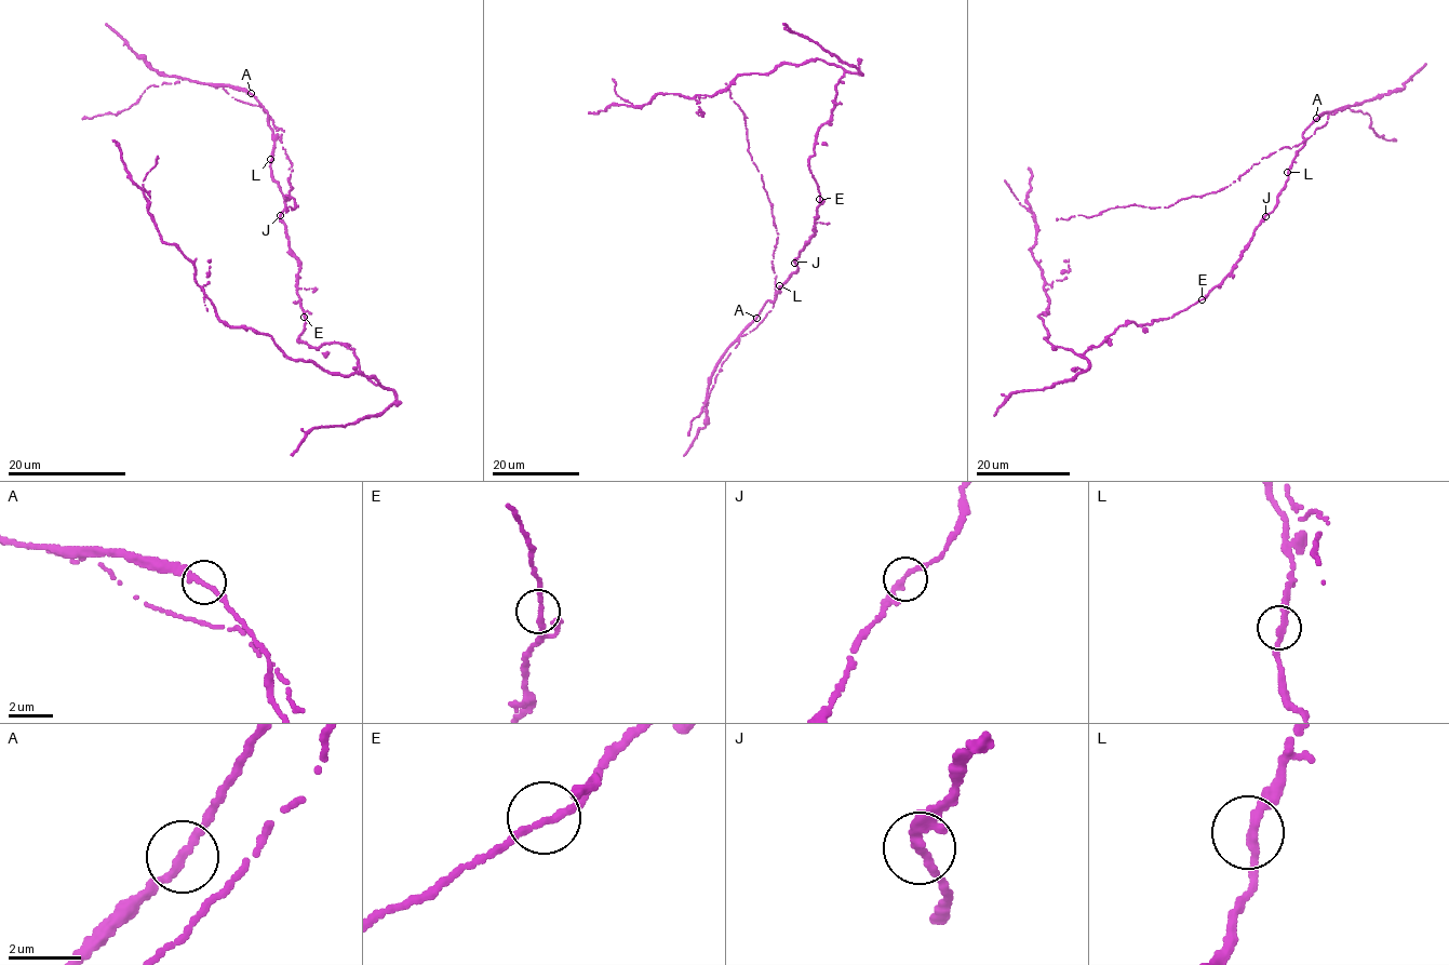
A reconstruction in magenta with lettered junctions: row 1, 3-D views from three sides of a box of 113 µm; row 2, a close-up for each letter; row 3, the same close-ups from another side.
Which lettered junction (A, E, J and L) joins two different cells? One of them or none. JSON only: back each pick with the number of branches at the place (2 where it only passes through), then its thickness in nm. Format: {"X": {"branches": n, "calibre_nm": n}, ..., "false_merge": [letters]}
{"A": {"branches": 2, "calibre_nm": 240}, "false_merge": ["A"]}

